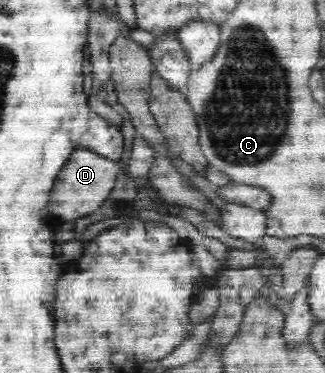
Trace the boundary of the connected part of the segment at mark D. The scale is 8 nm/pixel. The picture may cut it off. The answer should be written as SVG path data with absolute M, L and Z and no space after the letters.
M75 150L54 182L54 188L50 194L50 204L47 206L49 211L66 223L98 210L114 189L116 176L120 170L117 163L94 153L94 150Z

